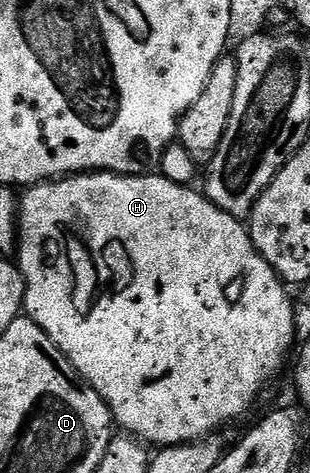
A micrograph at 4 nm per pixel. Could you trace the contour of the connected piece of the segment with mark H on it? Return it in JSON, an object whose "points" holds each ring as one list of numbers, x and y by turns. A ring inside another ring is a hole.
{"points":[[91,172,89,174,72,174,64,178,56,178,49,182,39,182,38,185,29,187,25,191,26,195,21,195,18,207,18,241,16,243,16,265,22,271,22,278,26,282,26,301,24,303,25,313,68,356,68,360,86,379,96,392,110,406,110,414,114,417,115,423,125,433,149,444,154,448,165,448,168,446,189,446,195,442,201,442,203,438,208,438,219,433,221,426,226,426,229,422,234,422,237,418,242,418,254,406,254,401,258,398,258,393,265,388,266,382,270,382,286,366,286,357,290,354,290,349,294,346,294,306,290,303,290,294,287,283,278,277,277,272,264,260,261,252,254,247,254,242,250,238,249,229,239,219,233,218,228,212,224,212,215,202,210,201,205,193,194,191,190,186,181,186,172,180,163,178,161,173,151,172,148,174,107,174,105,172],[94,210,110,210,110,230,98,230,98,214]]}

